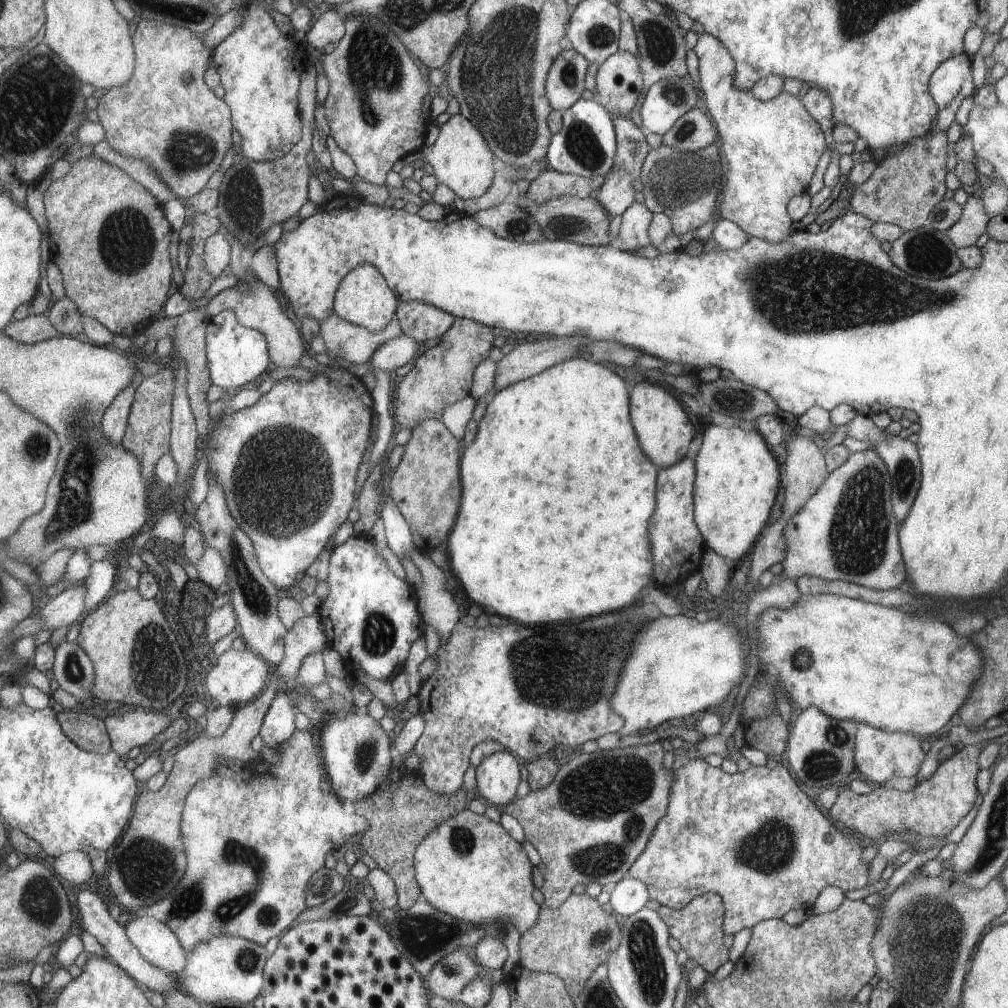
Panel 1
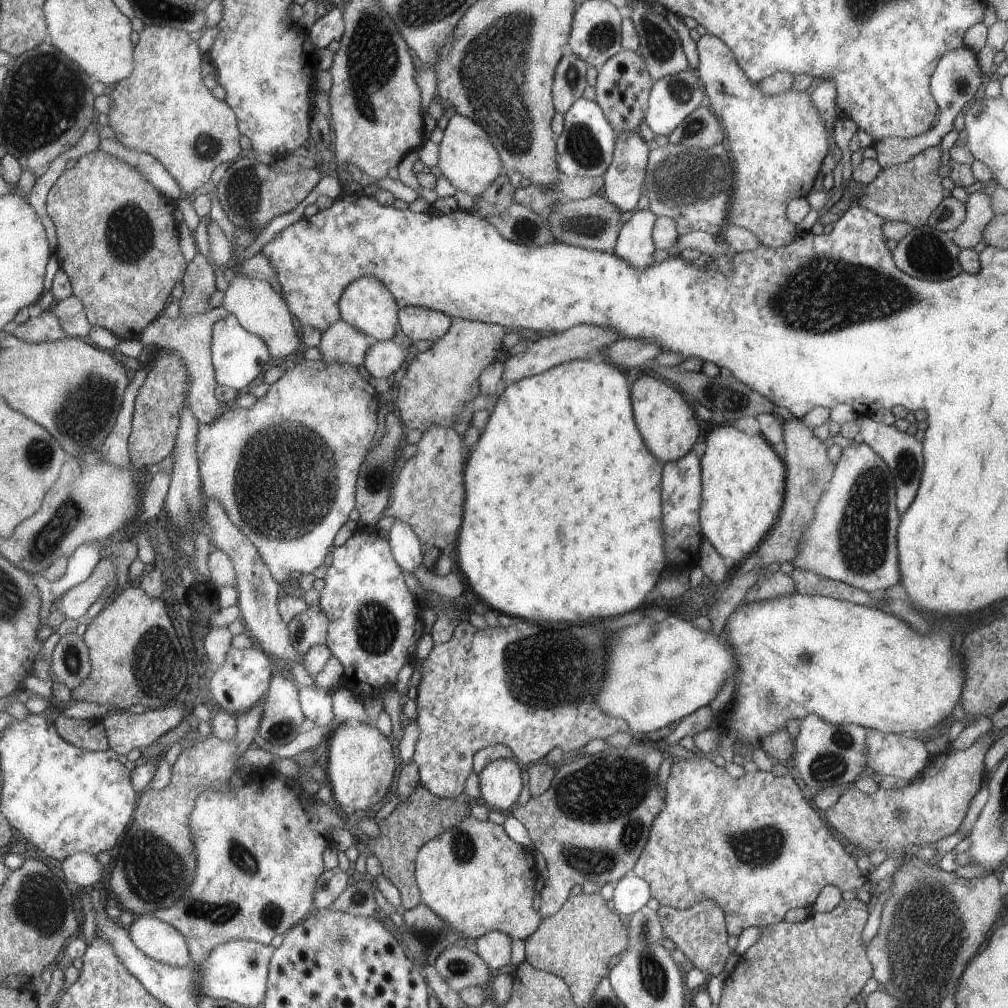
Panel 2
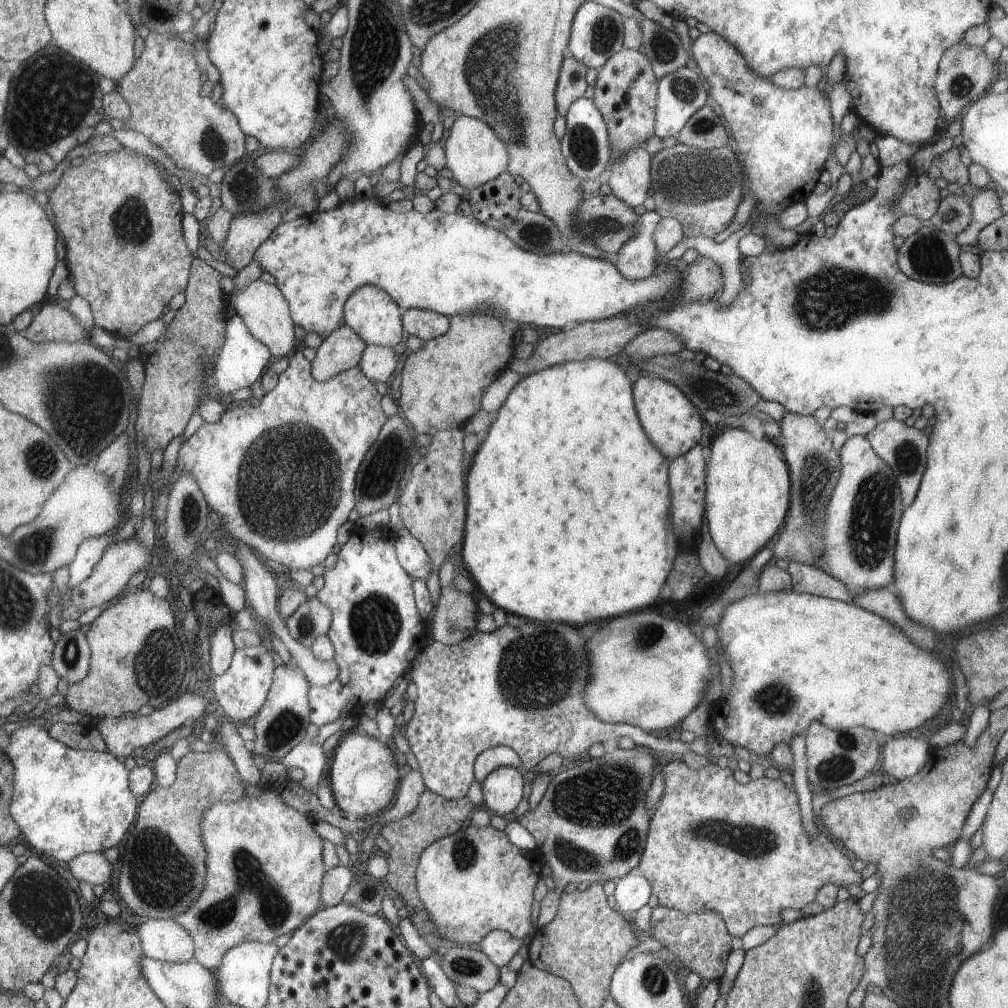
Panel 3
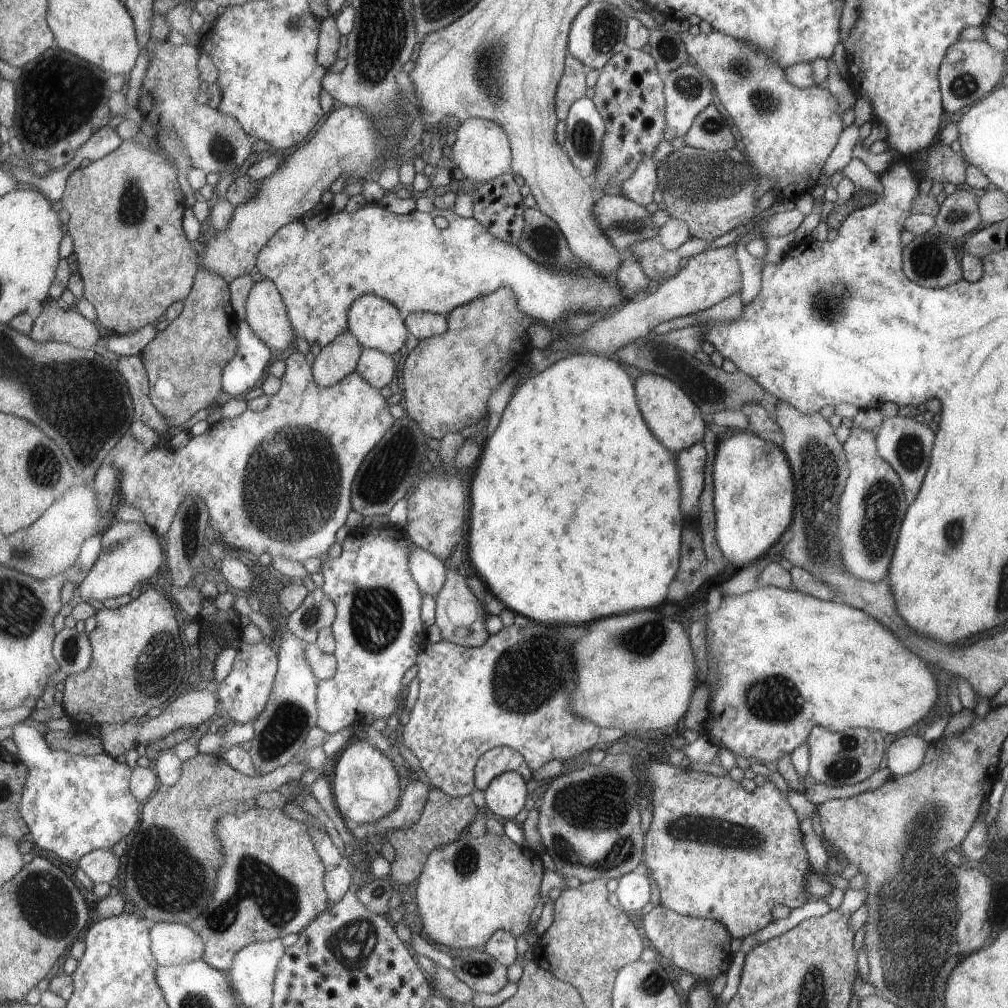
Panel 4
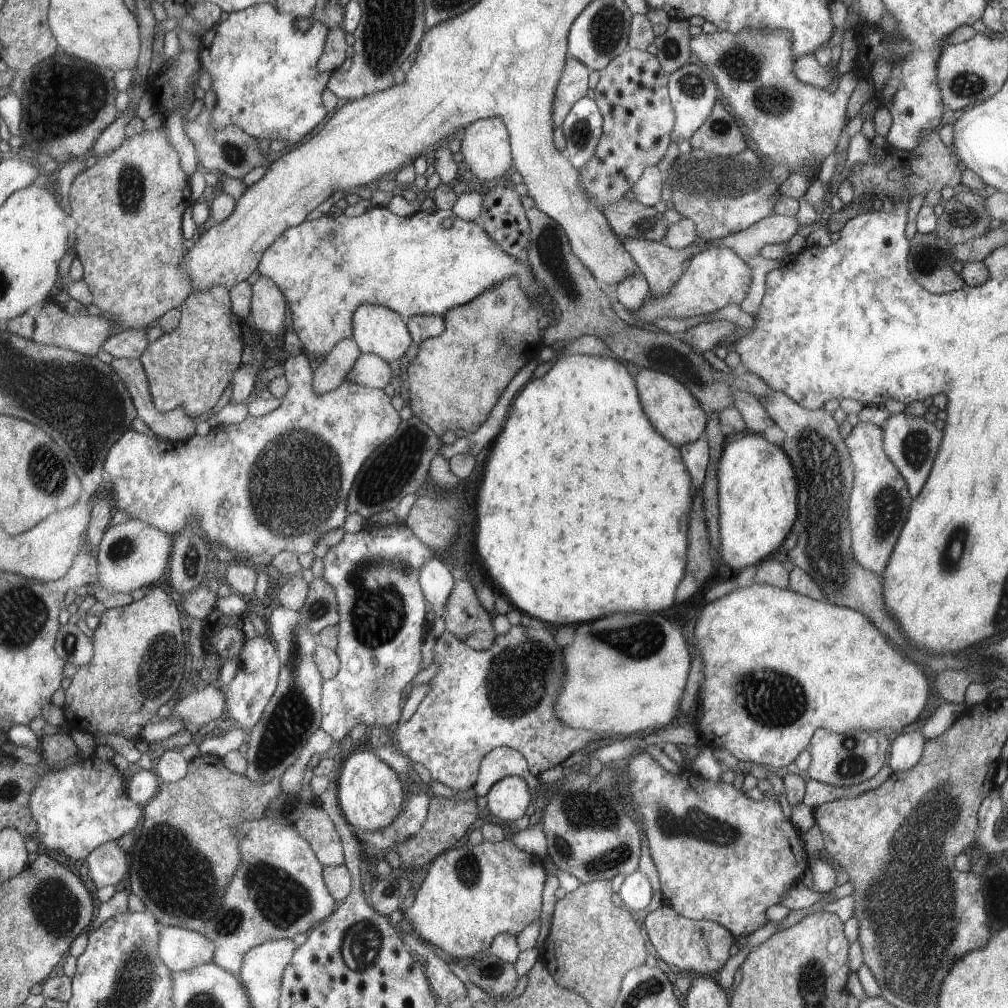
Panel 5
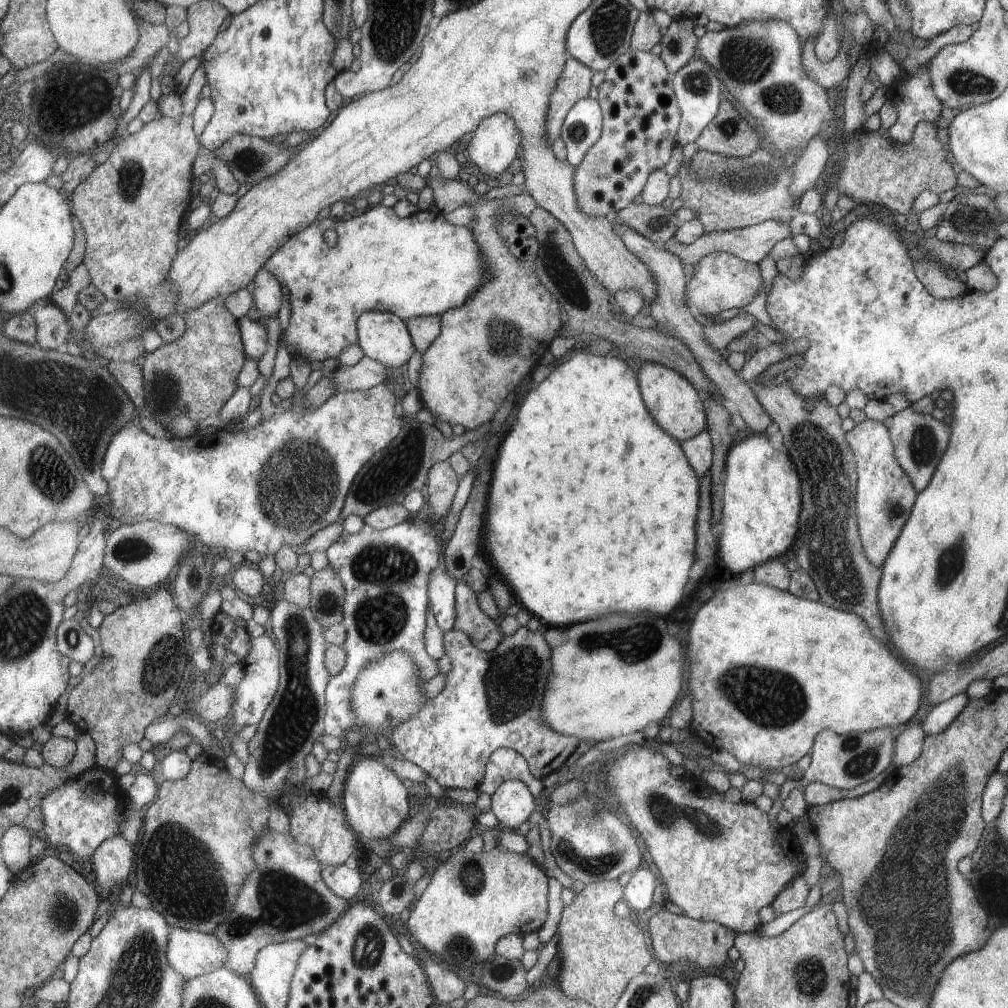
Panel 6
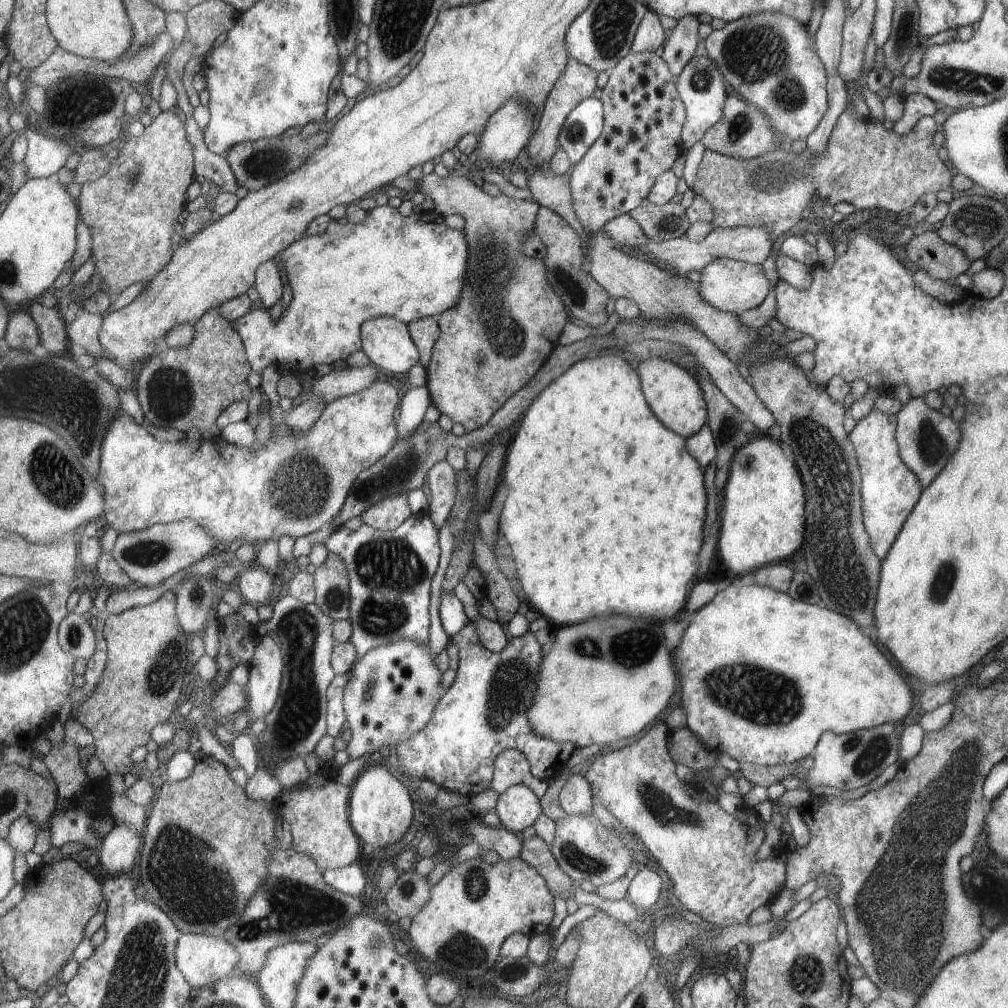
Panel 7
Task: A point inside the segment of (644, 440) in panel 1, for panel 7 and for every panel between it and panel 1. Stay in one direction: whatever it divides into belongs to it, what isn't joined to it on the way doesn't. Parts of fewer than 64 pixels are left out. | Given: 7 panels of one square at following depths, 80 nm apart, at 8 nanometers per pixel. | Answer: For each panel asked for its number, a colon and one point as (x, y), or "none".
2: (668, 428)
3: (670, 421)
4: (675, 420)
5: (676, 414)
6: (672, 400)
7: (673, 395)

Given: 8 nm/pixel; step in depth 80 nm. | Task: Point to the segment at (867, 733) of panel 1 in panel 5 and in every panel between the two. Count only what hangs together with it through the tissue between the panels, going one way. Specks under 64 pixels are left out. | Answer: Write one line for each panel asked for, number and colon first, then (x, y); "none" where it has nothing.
2: (890, 754)
3: (902, 757)
4: (906, 753)
5: (906, 749)

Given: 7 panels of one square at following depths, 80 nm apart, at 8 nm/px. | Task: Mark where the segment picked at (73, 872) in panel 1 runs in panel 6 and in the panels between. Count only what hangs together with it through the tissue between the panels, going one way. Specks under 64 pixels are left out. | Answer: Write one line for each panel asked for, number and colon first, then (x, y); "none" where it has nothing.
2: (83, 869)
3: (94, 868)
4: (102, 865)
5: (108, 864)
6: (113, 861)

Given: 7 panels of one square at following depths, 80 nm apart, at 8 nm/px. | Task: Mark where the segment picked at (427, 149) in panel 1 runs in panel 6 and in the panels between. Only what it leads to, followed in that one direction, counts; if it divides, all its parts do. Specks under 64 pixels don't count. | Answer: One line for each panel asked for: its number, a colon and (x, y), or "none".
2: (467, 159)
3: (474, 153)
4: (481, 150)
5: (485, 147)
6: (492, 146)

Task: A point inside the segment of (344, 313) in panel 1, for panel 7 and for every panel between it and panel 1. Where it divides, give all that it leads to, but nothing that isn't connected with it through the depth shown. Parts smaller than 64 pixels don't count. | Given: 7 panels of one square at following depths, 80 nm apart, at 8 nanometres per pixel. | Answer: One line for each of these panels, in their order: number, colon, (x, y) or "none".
2: (367, 305)
3: (376, 318)
4: (376, 324)
5: (377, 330)
6: (383, 337)
7: (386, 341)

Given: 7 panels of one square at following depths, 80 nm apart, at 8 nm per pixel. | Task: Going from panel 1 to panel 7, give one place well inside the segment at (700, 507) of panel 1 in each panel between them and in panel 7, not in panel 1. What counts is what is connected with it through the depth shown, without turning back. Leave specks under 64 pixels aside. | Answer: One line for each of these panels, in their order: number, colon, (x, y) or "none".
2: (742, 479)
3: (747, 497)
4: (753, 487)
5: (756, 489)
6: (761, 502)
7: (762, 518)

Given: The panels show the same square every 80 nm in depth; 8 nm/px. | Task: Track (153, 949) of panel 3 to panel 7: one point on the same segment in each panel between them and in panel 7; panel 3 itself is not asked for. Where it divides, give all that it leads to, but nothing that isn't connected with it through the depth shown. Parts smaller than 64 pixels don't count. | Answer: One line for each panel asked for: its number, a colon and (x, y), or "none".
4: (172, 943)
5: (182, 949)
6: (192, 953)
7: (204, 959)

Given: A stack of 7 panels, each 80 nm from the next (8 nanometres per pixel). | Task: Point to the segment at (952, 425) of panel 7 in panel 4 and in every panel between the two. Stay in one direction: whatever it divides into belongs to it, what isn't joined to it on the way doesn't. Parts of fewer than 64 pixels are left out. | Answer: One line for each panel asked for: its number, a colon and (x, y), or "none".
4: (906, 444)
5: (911, 443)
6: (919, 441)

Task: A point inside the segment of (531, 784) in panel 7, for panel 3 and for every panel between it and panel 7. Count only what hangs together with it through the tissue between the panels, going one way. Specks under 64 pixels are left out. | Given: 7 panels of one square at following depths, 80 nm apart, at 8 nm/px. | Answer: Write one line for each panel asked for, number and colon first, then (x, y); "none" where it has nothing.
3: (500, 755)
4: (495, 761)
5: (500, 762)
6: (503, 764)

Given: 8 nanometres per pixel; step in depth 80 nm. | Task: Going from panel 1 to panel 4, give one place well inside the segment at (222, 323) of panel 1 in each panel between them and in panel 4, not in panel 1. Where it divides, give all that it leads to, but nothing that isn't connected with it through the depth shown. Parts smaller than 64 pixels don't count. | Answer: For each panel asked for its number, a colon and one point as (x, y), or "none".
2: (237, 356)
3: (240, 362)
4: (250, 357)

